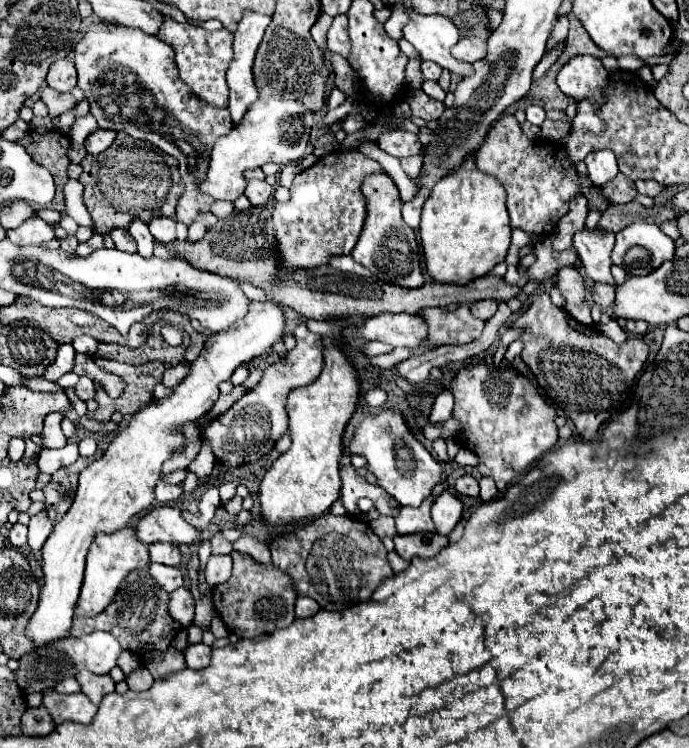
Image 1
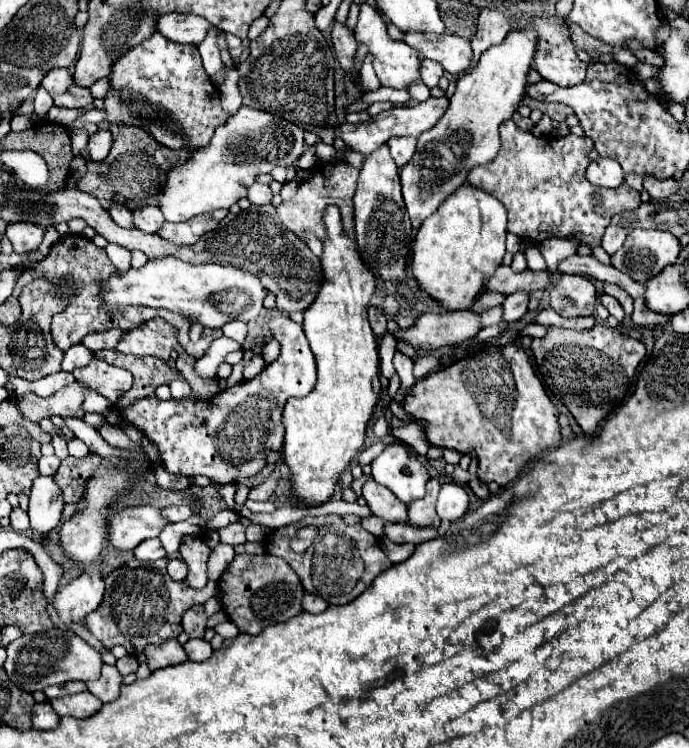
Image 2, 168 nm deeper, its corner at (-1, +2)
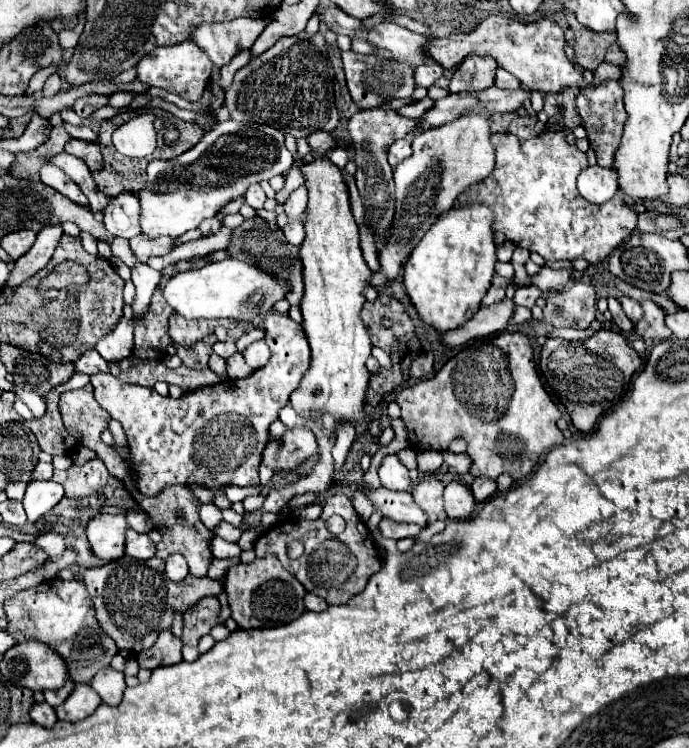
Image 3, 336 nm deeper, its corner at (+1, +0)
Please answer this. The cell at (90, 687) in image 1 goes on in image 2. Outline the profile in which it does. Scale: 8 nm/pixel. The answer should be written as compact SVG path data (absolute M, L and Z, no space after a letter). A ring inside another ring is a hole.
M104 665L100 679L88 683L88 691L96 695L102 703L110 703L118 697L120 685L122 685L122 675L118 673L118 669L112 665Z

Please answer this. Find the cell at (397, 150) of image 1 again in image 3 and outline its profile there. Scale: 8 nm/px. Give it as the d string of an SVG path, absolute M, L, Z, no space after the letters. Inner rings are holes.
M408 139L394 141L394 145L390 145L390 151L388 151L388 163L392 167L396 167L400 161L404 161L410 155L412 155L412 147L410 147L410 141Z

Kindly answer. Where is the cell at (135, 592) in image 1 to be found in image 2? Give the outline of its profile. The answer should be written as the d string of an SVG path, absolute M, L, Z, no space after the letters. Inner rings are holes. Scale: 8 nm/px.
M130 559L106 577L106 593L102 605L84 619L88 631L106 649L122 645L130 655L138 657L146 645L160 645L168 639L176 639L182 633L180 619L184 611L196 603L206 603L218 593L218 585L214 581L208 581L208 585L200 591L188 587L184 581L172 581L166 573L166 563L168 559L152 563Z

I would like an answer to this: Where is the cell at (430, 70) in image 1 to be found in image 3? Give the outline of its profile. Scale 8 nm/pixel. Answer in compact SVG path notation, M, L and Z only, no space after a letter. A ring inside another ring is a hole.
M436 63L420 65L420 67L414 69L416 85L420 85L420 87L432 87L434 81L436 81L438 77L442 77L442 73L444 73L444 69L442 69L440 65L436 65Z

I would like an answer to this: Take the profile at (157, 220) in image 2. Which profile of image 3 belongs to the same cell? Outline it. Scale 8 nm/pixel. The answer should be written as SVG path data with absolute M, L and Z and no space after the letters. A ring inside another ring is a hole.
M122 193L118 197L112 197L110 205L106 205L104 227L112 235L118 235L124 239L132 239L140 235L138 219L140 219L140 203L138 203L138 197L132 193Z

